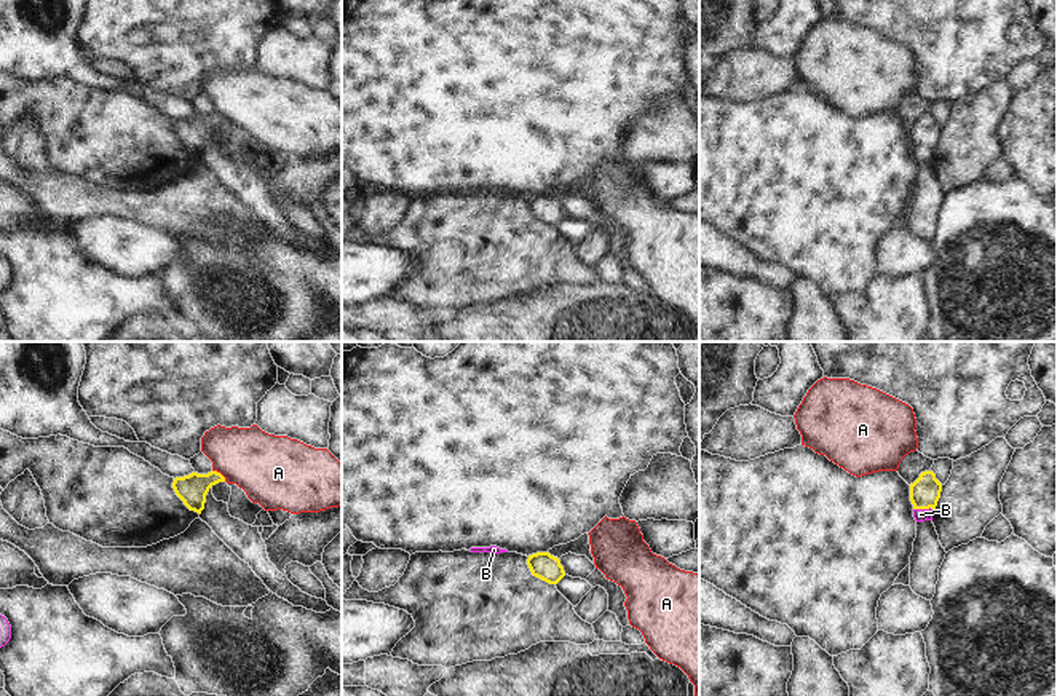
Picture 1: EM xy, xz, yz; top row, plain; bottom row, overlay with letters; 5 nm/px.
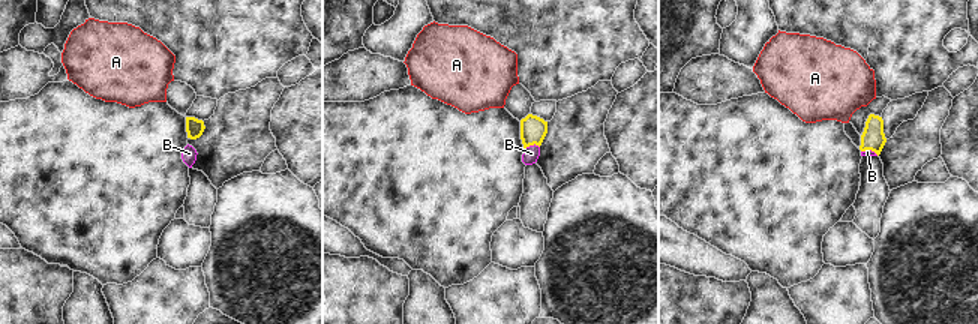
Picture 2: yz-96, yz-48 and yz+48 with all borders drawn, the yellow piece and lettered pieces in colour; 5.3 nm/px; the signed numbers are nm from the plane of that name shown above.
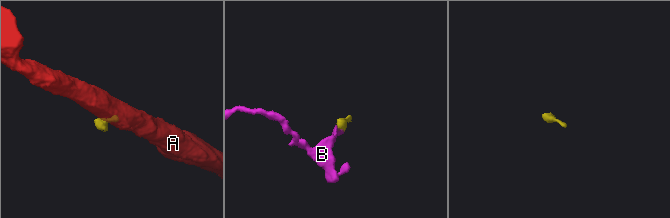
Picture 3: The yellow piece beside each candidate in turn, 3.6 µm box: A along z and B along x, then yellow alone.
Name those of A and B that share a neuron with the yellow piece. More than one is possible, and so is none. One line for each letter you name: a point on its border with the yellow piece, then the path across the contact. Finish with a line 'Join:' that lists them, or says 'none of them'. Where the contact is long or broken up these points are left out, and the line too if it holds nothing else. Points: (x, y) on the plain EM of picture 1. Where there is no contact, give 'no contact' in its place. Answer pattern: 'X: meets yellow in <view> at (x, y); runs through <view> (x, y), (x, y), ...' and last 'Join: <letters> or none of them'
B: meets yellow in yz at (923, 150); runs through yz (925, 134), (923, 150), (920, 157)
Join: B

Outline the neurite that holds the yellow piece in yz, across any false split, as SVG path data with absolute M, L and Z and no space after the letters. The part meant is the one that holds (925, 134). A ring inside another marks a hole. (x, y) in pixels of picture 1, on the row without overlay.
M932 113L921 115L920 120L910 126L910 144L916 164L932 163L940 134L942 126L936 121Z

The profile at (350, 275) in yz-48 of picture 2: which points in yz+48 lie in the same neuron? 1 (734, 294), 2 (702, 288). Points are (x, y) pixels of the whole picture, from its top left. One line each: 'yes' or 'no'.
1: yes
2: yes

